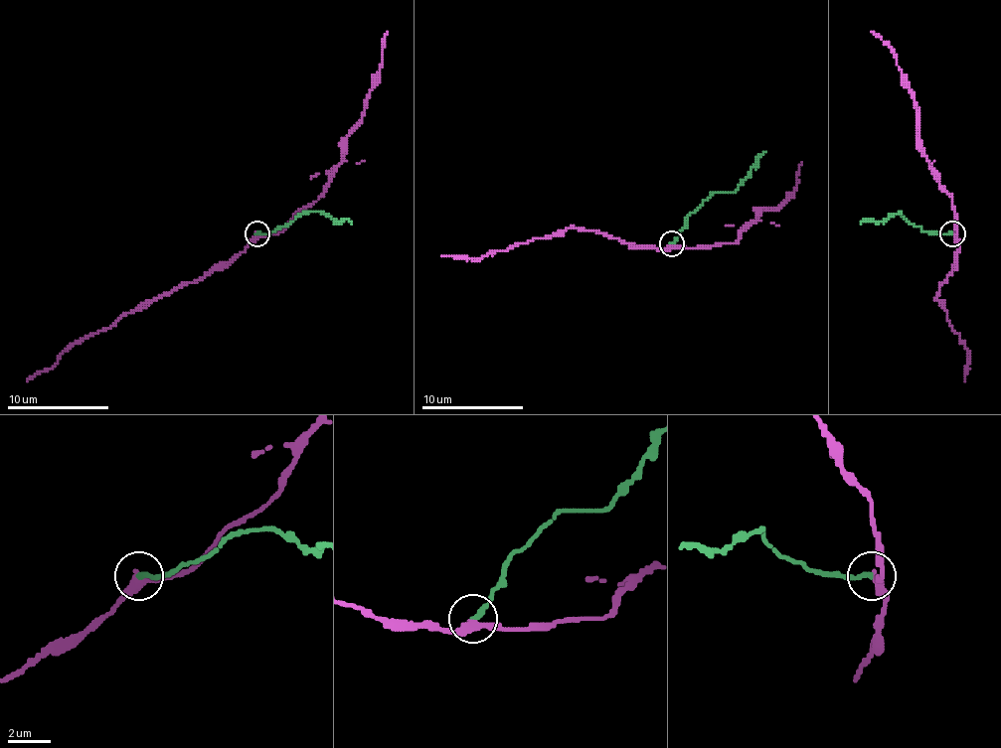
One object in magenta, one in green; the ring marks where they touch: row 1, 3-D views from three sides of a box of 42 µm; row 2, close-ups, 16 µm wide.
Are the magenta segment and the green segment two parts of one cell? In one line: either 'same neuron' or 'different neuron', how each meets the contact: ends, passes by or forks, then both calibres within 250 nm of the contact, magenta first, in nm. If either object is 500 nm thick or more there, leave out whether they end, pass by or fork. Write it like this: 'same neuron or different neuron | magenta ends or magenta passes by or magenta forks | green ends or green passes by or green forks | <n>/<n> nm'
different neuron | magenta passes by | green ends | 360/280 nm

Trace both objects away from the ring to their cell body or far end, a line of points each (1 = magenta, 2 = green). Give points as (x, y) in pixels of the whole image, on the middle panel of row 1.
1: (672, 245), (662, 250), (629, 245), (606, 232), (568, 227), (479, 258), (441, 255)
2: (672, 242), (685, 221), (700, 205), (715, 192), (733, 192), (765, 152)

